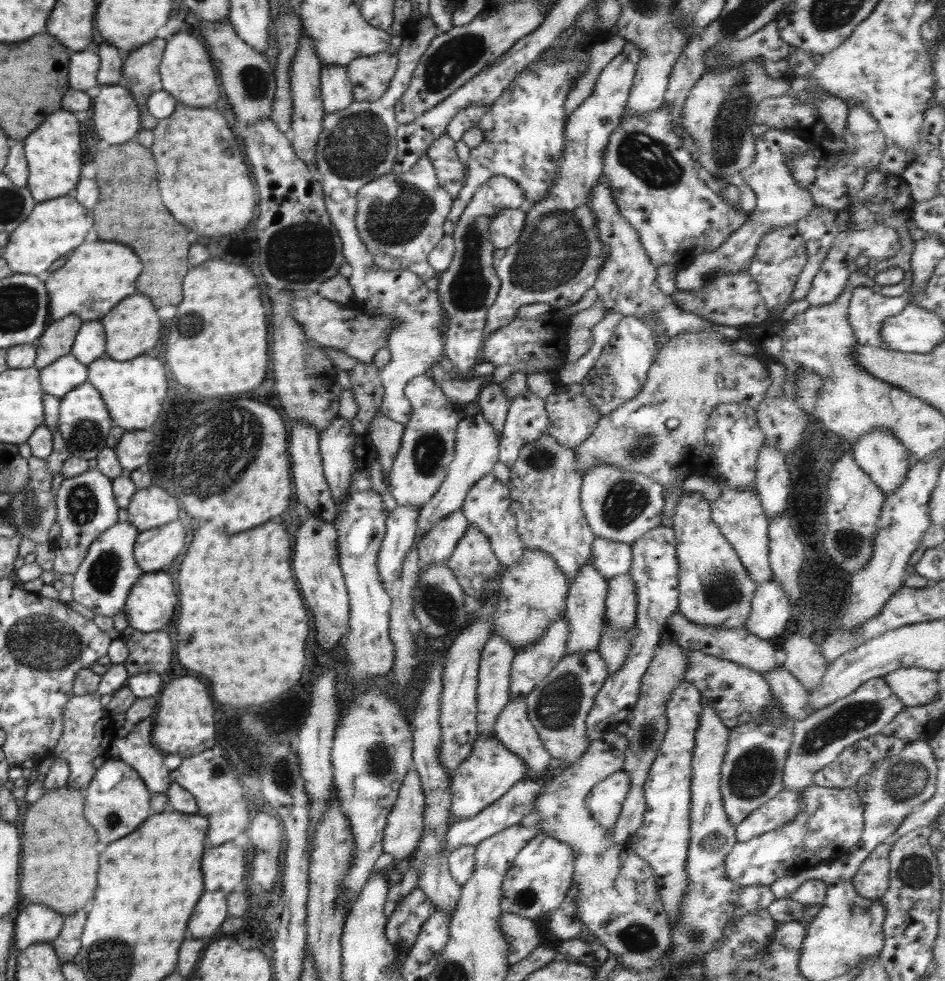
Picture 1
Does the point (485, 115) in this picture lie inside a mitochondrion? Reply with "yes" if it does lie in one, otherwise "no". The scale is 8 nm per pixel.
no

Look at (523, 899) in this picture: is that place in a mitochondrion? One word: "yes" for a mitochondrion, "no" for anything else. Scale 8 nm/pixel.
yes

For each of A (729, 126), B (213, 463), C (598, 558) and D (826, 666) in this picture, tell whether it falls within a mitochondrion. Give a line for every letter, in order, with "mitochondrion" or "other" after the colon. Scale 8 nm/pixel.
A: mitochondrion
B: mitochondrion
C: other
D: other

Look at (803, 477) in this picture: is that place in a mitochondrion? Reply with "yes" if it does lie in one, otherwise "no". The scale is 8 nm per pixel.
no

